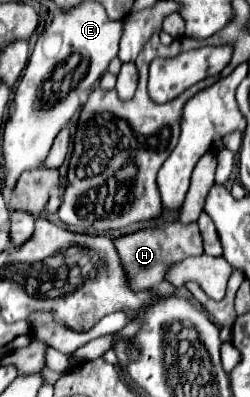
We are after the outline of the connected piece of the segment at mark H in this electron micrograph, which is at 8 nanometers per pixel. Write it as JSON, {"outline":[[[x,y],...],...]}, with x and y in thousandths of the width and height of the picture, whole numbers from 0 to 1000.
{"outline":[[[708,554],[652,574],[588,574],[588,579],[532,584],[516,594],[484,594],[460,605],[460,625],[492,655],[492,670],[524,705],[524,720],[540,730],[620,725],[628,715],[644,715],[668,690],[668,665],[700,665],[756,645],[812,640],[812,610],[804,610],[788,559],[732,569]]]}

